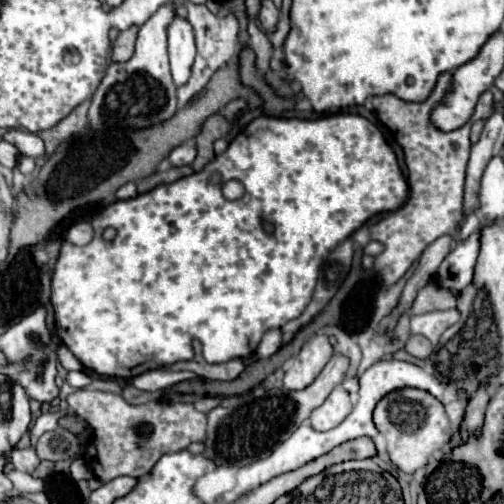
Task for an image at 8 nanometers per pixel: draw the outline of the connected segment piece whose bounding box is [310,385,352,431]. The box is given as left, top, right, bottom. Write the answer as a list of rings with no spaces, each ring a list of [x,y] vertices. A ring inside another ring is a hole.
[[[338,385],[330,397],[312,411],[310,415],[310,423],[314,429],[318,431],[328,431],[330,427],[336,427],[338,423],[342,423],[342,419],[346,419],[346,415],[352,411],[352,401],[350,401],[350,393]]]

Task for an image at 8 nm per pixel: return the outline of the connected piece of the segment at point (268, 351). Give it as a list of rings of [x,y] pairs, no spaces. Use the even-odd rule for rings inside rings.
[[[270,329],[270,331],[264,333],[256,353],[258,353],[258,357],[266,359],[266,357],[272,357],[280,349],[280,345],[282,345],[282,331],[280,329]]]

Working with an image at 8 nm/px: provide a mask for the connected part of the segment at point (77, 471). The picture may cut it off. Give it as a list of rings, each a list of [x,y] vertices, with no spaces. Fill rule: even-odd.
[[[76,459],[72,465],[70,465],[70,475],[74,481],[80,481],[80,479],[92,479],[94,473],[88,469],[86,461],[84,459]]]

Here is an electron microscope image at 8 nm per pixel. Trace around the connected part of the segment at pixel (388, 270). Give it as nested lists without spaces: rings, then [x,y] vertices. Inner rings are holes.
[[[442,73],[432,95],[424,103],[408,103],[398,99],[396,95],[380,95],[374,97],[374,111],[378,119],[394,133],[396,141],[402,145],[406,153],[406,167],[408,167],[408,183],[410,195],[408,201],[388,213],[384,219],[370,227],[370,237],[374,241],[384,243],[384,251],[374,259],[374,275],[382,281],[382,287],[392,287],[398,279],[406,275],[412,263],[422,255],[422,251],[442,235],[458,237],[458,227],[464,219],[464,181],[466,181],[466,167],[470,159],[470,127],[476,119],[488,119],[494,113],[492,107],[492,93],[484,91],[476,103],[476,109],[470,121],[454,131],[442,131],[432,123],[432,111],[442,103],[444,95],[452,87],[452,73]]]

